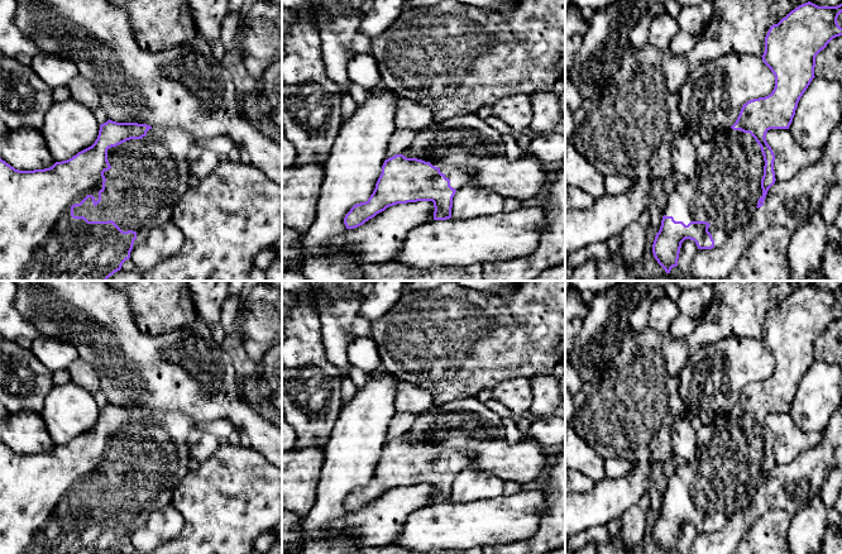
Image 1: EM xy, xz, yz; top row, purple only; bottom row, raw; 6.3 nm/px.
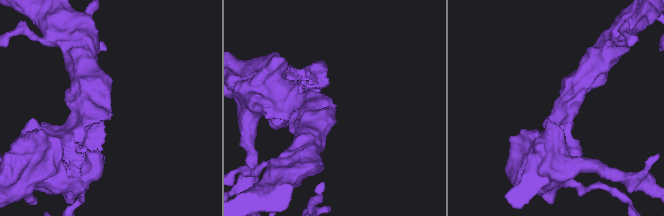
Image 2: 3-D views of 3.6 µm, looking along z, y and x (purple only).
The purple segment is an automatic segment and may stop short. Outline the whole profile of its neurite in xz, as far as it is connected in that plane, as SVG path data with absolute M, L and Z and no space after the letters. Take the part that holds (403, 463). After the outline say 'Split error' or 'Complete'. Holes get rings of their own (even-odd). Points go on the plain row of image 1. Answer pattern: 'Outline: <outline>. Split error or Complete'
Outline: M401 435L384 444L382 457L375 467L373 477L365 486L357 487L350 492L344 501L344 507L346 512L354 512L389 489L417 484L434 486L434 503L450 502L453 481L470 462L472 454L465 449L406 441L403 435Z. Split error

